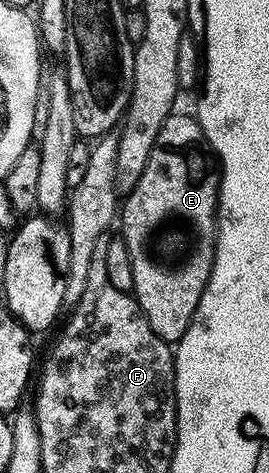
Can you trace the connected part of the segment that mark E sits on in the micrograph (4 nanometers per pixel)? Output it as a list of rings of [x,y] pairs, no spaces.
[[[173,111],[168,114],[168,118],[162,123],[158,131],[158,137],[154,147],[150,151],[150,159],[146,159],[146,167],[142,171],[136,186],[127,190],[125,199],[118,209],[118,225],[120,221],[119,236],[123,238],[125,247],[128,249],[129,267],[132,269],[132,288],[131,292],[140,304],[140,310],[144,312],[144,318],[150,323],[150,327],[159,335],[163,341],[169,343],[179,342],[180,336],[188,330],[189,323],[192,322],[194,311],[198,307],[200,297],[204,293],[204,288],[208,285],[208,276],[212,273],[212,260],[216,254],[216,202],[220,195],[220,175],[214,154],[204,139],[204,132],[200,122],[196,120],[191,112],[179,113]]]

